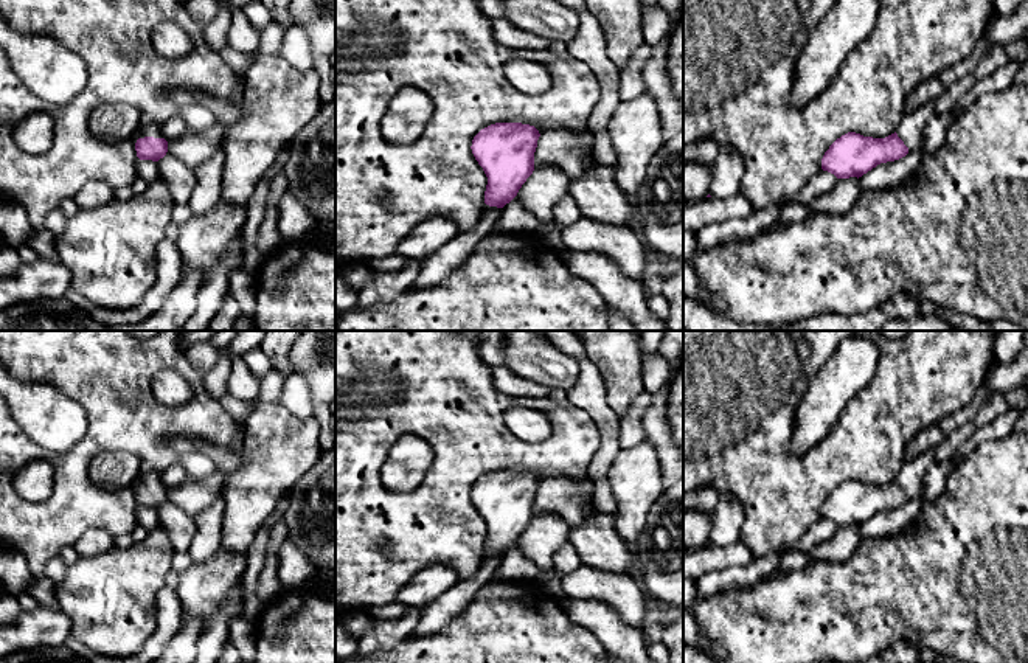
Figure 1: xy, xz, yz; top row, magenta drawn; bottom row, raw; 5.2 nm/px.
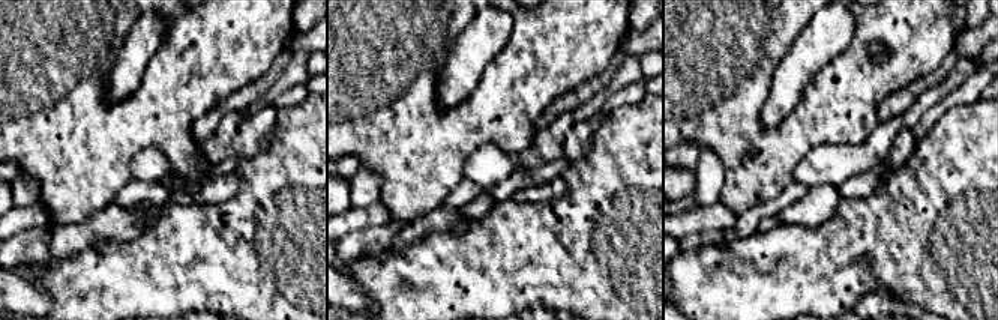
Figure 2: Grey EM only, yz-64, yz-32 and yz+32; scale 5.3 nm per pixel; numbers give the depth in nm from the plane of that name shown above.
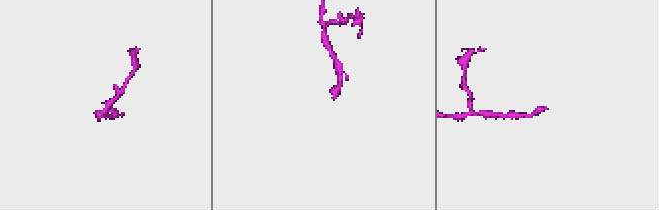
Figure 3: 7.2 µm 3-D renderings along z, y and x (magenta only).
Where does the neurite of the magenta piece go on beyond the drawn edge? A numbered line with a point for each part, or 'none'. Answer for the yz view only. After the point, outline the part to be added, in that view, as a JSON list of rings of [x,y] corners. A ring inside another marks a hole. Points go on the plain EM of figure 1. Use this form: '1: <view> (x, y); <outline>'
1: yz (910, 477); [[[932,449],[902,464],[901,470],[896,475],[896,481],[908,495],[908,500],[921,498],[924,491],[924,477],[933,463],[935,452]]]

